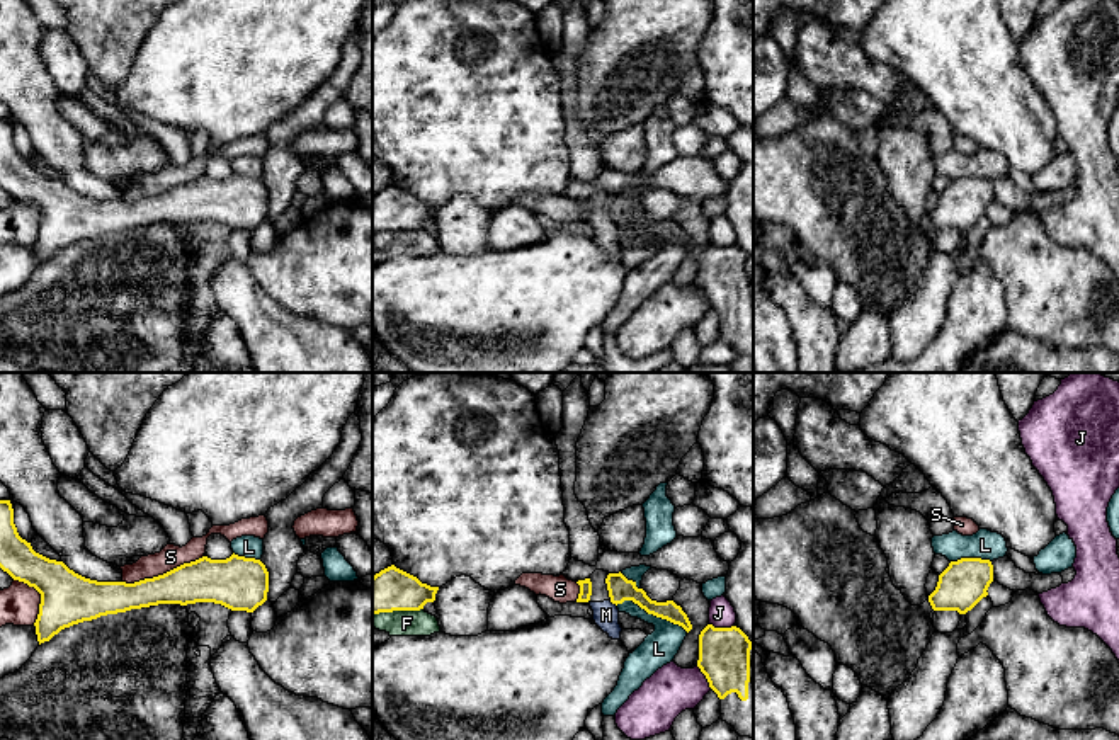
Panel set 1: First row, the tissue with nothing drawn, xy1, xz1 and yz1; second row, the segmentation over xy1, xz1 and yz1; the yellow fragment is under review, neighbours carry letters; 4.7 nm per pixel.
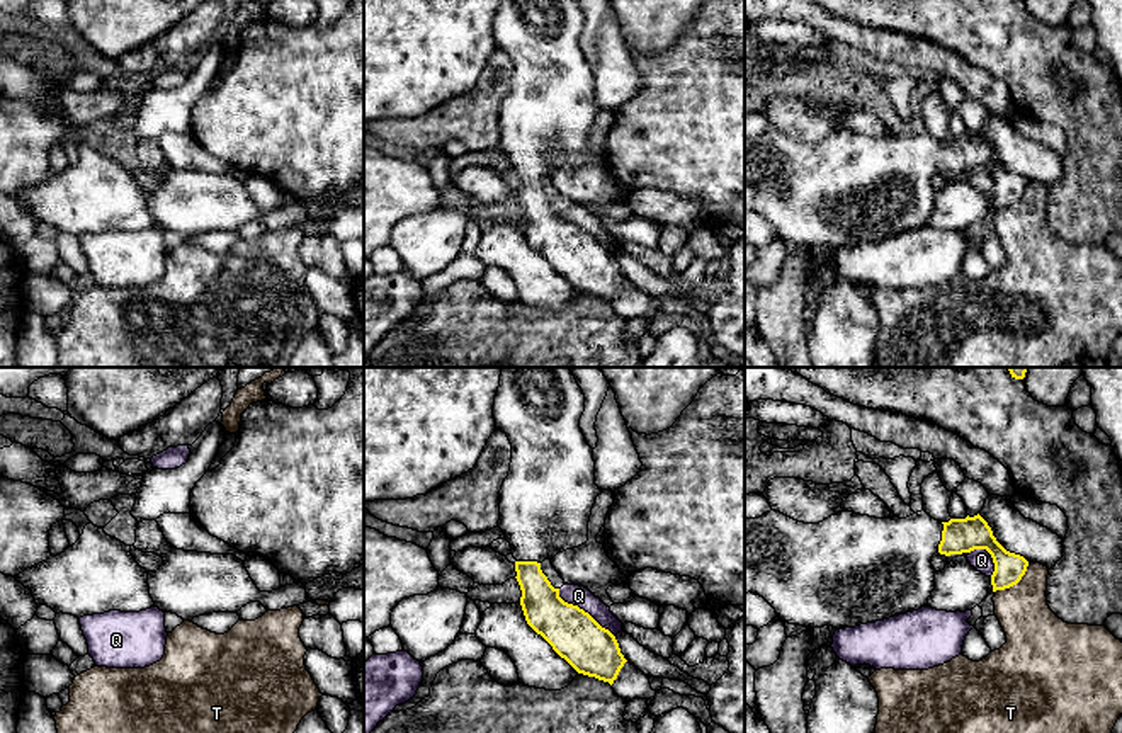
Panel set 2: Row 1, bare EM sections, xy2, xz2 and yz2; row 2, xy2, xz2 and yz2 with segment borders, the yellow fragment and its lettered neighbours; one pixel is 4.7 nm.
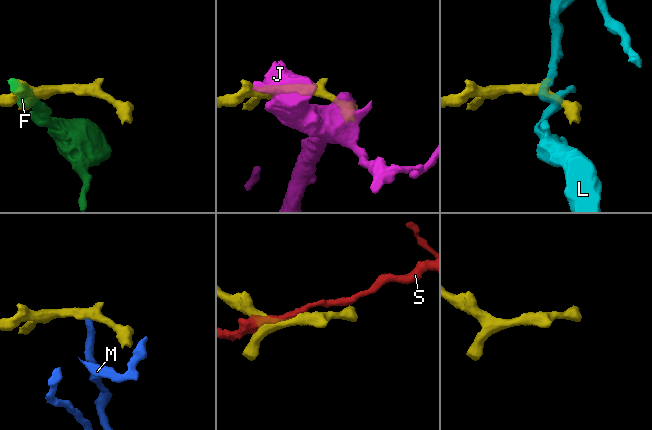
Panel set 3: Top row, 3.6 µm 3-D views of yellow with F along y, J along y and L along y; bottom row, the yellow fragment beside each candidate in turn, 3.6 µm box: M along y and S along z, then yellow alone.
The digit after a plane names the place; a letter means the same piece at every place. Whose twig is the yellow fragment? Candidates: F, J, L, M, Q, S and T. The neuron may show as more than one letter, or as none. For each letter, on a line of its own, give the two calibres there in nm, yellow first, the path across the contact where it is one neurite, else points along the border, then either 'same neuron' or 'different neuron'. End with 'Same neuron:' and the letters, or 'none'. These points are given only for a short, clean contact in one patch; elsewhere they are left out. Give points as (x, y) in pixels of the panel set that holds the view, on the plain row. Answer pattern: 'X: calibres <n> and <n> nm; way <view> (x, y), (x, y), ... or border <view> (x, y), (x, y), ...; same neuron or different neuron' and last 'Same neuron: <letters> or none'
F: calibres 200 and 130 nm; different neuron
J: calibres 240 and 130 nm; border xz1 (710, 242), (715, 245), (733, 245); different neuron
L: calibres 120 and 160 nm; border xz1 (616, 223), (633, 220), (648, 232), (677, 242), (687, 250); different neuron
M: calibres 120 and 130 nm; different neuron
Q: calibres 240 and 100 nm; different neuron
S: calibres 200 and 110 nm; different neuron
T: calibres 140 and 280 nm; different neuron
Same neuron: none

